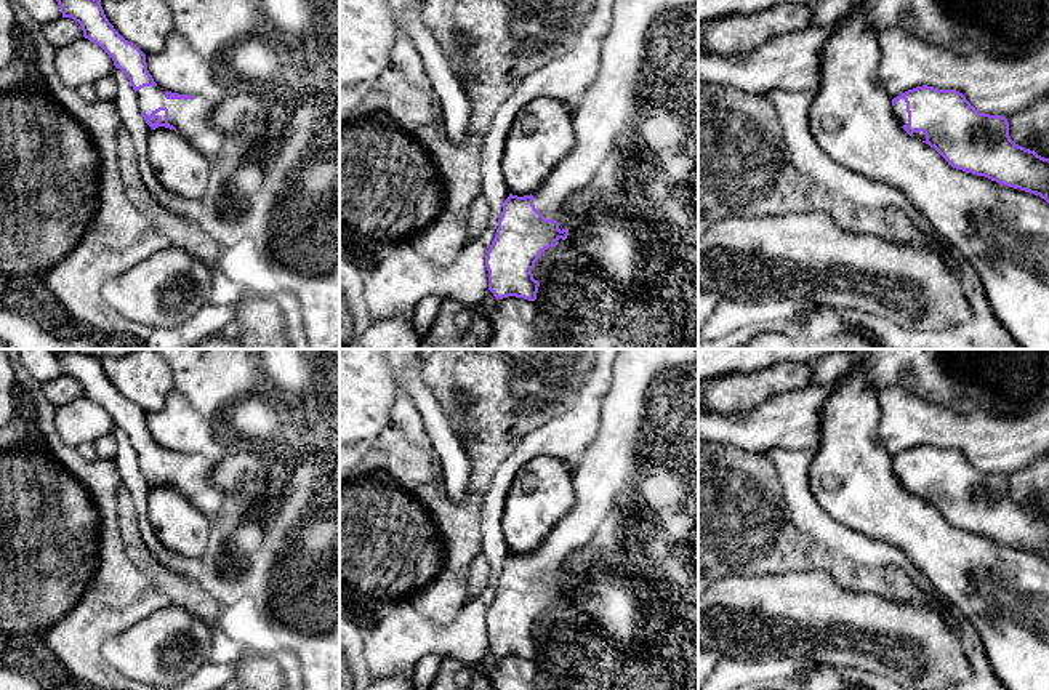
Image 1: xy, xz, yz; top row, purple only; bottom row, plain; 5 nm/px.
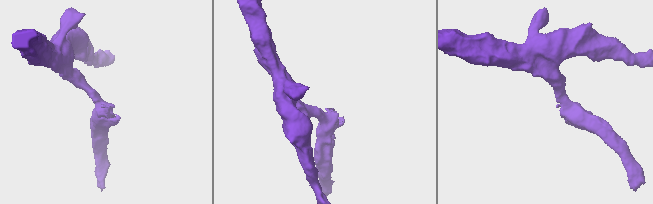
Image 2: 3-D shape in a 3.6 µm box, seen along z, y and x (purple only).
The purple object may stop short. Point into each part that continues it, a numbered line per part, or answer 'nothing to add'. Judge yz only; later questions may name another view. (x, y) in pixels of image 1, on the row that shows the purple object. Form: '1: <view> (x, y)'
1: yz (900, 114)

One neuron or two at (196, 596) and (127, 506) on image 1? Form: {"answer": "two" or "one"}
{"answer": "one"}

